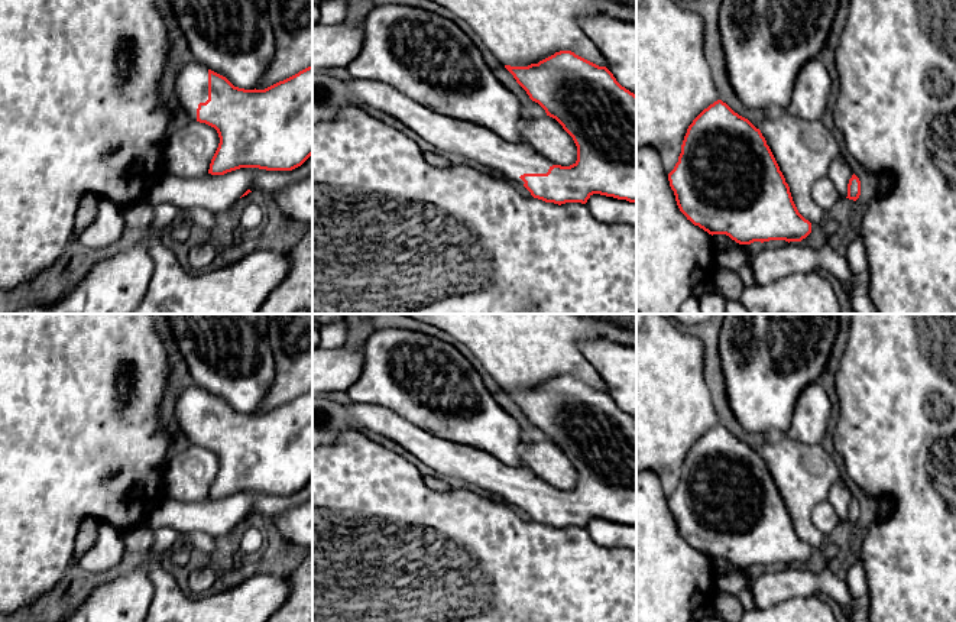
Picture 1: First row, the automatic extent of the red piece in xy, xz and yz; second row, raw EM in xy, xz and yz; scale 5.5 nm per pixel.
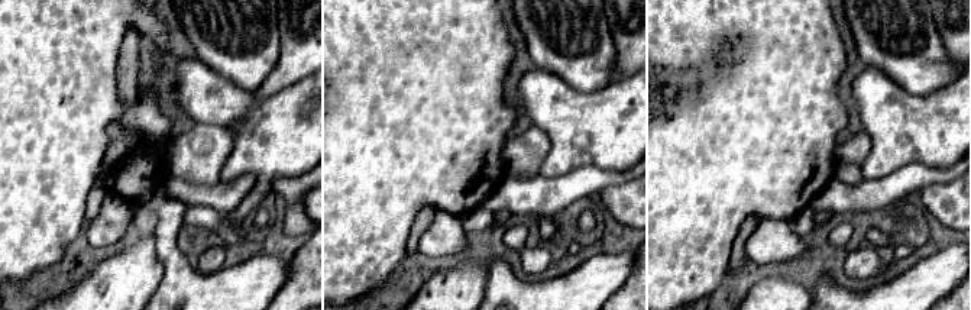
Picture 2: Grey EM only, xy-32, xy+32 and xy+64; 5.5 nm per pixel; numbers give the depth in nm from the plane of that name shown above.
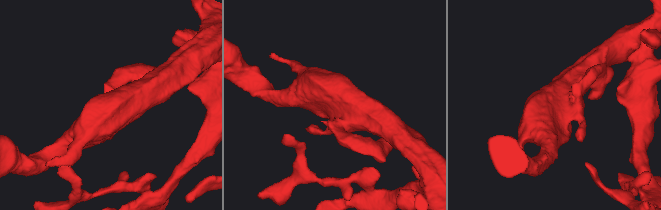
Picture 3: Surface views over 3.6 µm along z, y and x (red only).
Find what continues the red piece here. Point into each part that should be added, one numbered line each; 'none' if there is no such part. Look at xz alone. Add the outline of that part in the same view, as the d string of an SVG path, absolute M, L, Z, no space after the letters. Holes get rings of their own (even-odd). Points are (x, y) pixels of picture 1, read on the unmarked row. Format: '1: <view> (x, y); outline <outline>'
1: xz (451, 460); outline M312 396L312 447L334 444L344 431L380 434L414 454L441 477L460 479L524 509L524 498L547 498L554 489L526 467L508 466L490 454L437 437L379 405L341 405Z

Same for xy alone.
1: xy (191, 412); outline M197 385L184 389L175 415L176 433L197 444L198 428L208 424L208 392Z

